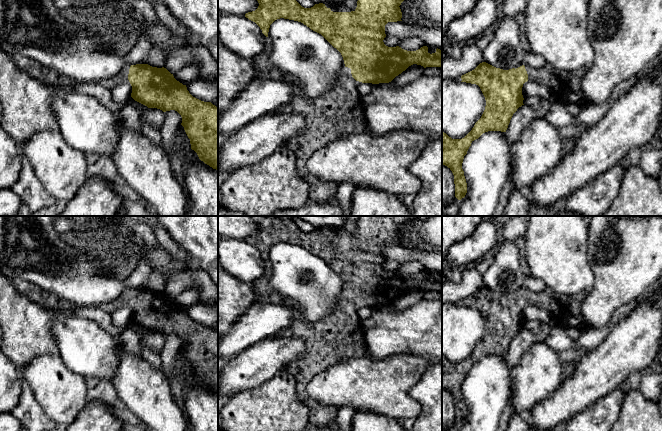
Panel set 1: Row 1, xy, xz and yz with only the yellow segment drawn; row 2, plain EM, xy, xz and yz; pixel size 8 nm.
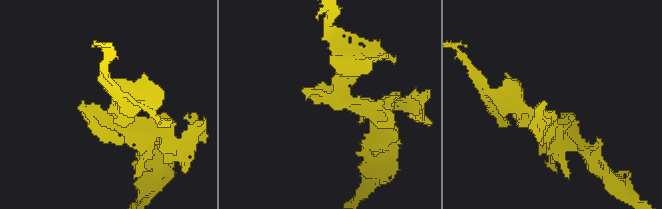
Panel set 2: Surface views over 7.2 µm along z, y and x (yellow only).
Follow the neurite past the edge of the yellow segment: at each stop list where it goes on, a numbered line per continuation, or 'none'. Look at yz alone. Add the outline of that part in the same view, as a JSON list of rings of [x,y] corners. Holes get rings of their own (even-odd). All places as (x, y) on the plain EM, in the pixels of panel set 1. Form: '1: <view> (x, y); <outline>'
1: yz (566, 310); [[[549,288],[542,292],[524,290],[528,298],[528,305],[548,310],[555,320],[555,325],[573,327],[580,332],[588,328],[581,314],[581,305],[587,293],[582,292],[574,296],[563,296]]]

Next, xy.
1: xy (123, 299); [[[126,288],[121,296],[116,299],[115,301],[109,303],[109,304],[103,304],[100,307],[107,312],[113,312],[114,310],[128,304],[128,298],[129,298],[130,289]]]

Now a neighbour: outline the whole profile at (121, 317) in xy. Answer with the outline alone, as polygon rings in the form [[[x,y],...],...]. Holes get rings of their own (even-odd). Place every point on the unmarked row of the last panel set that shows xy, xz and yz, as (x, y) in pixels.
[[[126,304],[111,312],[112,322],[116,327],[126,327],[131,321],[132,310],[129,304]]]

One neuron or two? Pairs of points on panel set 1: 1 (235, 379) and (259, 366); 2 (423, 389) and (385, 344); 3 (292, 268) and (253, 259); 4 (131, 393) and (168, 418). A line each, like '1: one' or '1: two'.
1: one
2: two
3: two
4: one

